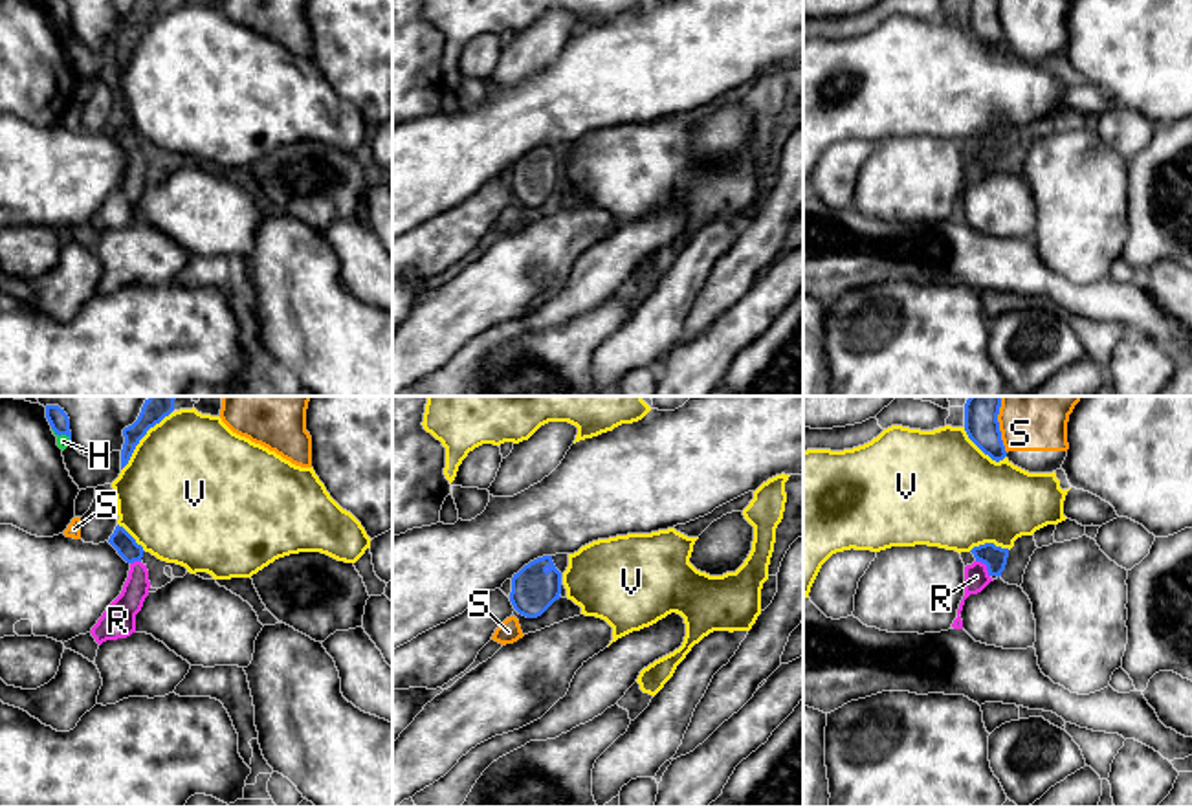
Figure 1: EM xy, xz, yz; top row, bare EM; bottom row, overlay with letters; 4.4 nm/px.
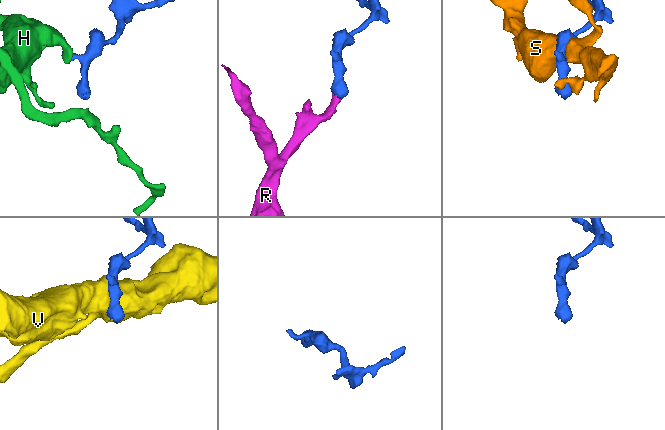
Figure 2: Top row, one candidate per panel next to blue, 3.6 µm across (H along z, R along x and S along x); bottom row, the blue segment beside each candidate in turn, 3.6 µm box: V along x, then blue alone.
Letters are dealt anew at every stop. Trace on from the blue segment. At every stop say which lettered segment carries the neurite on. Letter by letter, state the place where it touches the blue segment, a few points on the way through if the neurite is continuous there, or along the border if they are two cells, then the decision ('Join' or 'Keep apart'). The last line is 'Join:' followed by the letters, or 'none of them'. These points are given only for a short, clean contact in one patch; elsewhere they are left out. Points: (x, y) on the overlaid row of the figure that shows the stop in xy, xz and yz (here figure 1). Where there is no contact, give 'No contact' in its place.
H: Touches blue at xy (61, 433). Boundary: xy (52, 428), (70, 441). Keep apart
R: Touches blue at yz (987, 567). Path across: yz (994, 558), (987, 567), (976, 576). Join
S: Touches blue at yz (998, 424). Keep apart
V: Touches blue at xy (142, 437). Keep apart
Join: R

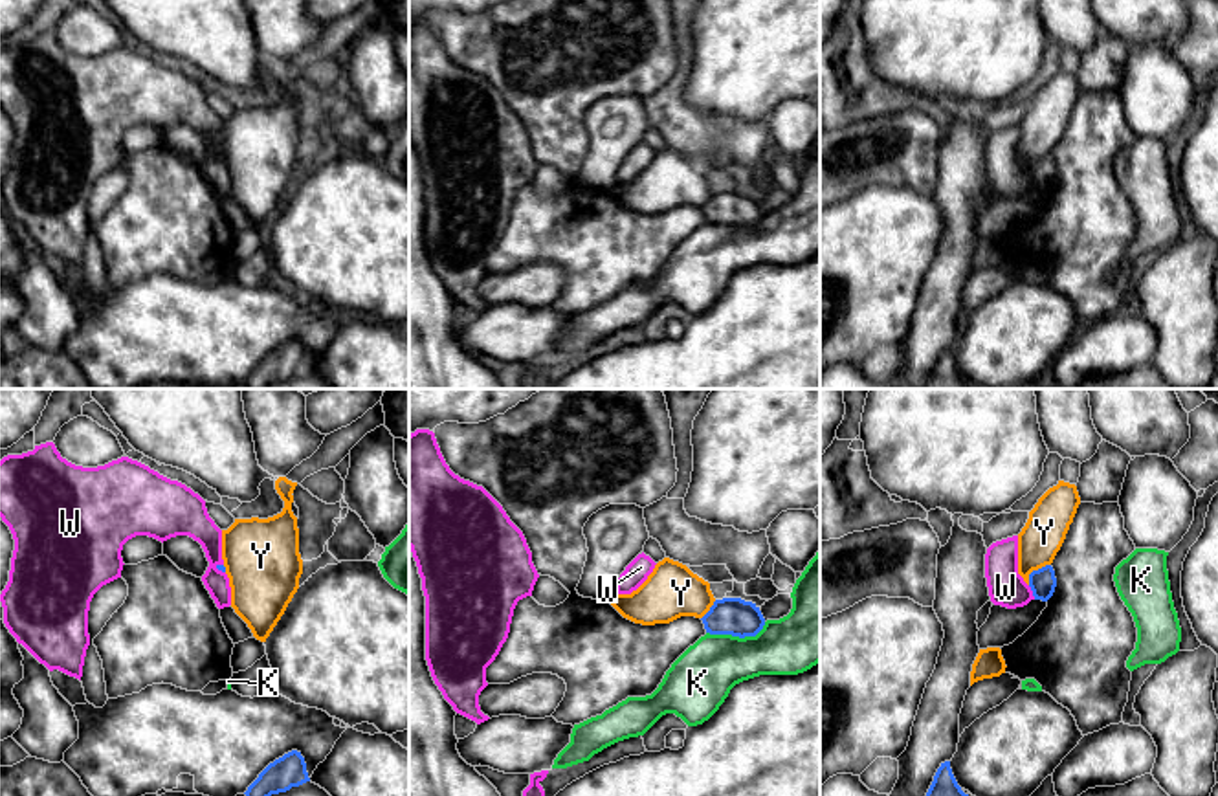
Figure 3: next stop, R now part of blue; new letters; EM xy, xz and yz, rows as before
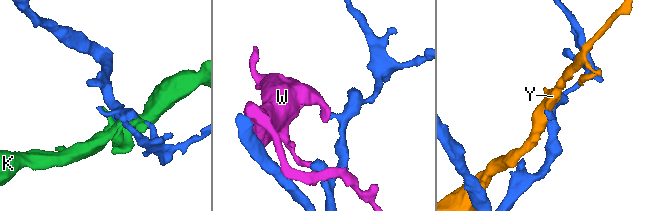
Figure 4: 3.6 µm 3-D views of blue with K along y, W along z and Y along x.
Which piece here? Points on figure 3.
K: Touches blue at xz (736, 635). Keep apart
W: Touches blue at yz (1033, 593). Boundary: yz (1028, 585), (1035, 598). Keep apart
Y: Touches blue at yz (1035, 571). Keep apart
Join: none of them

